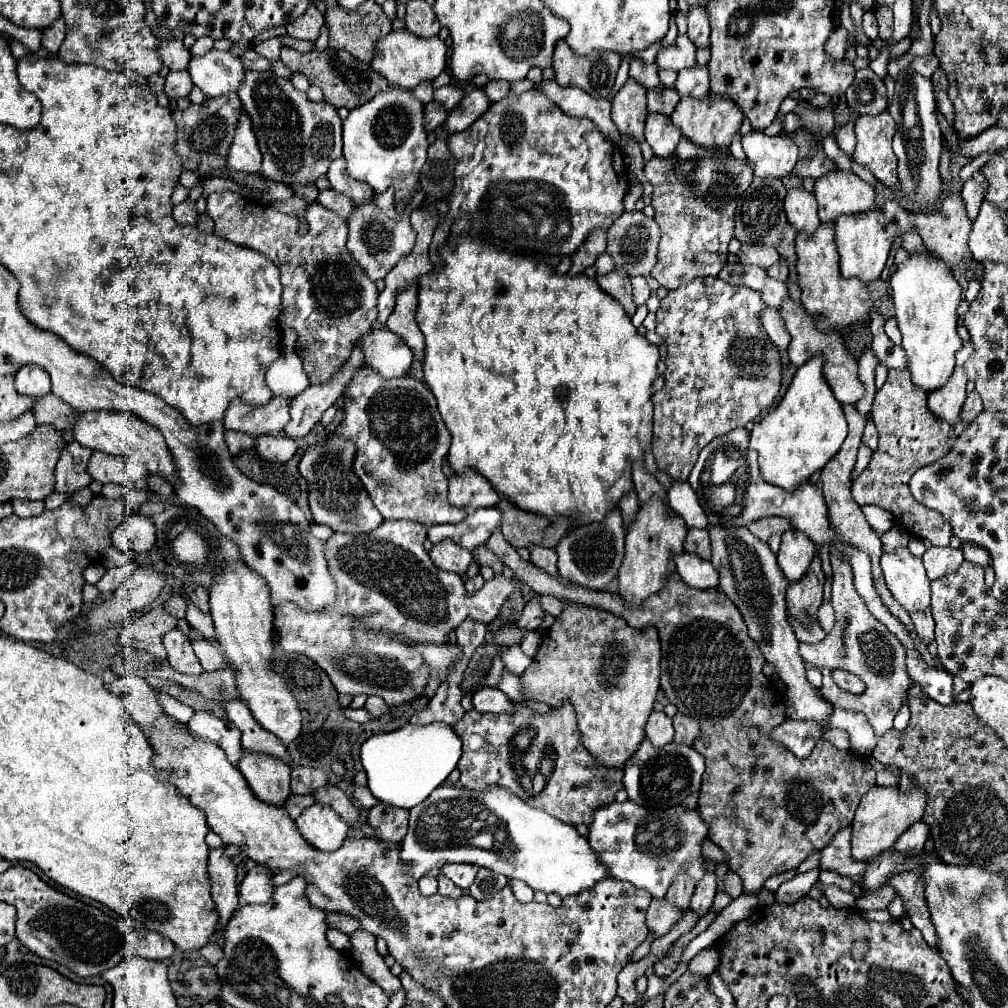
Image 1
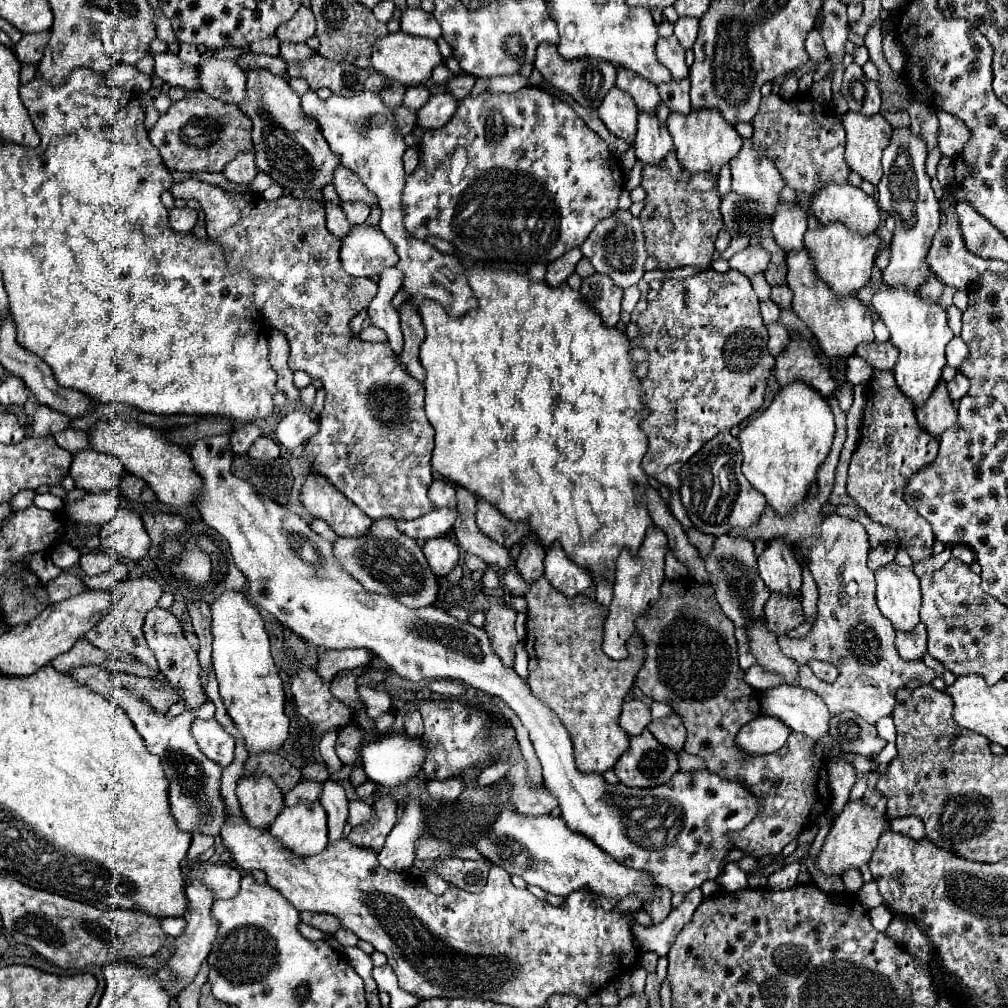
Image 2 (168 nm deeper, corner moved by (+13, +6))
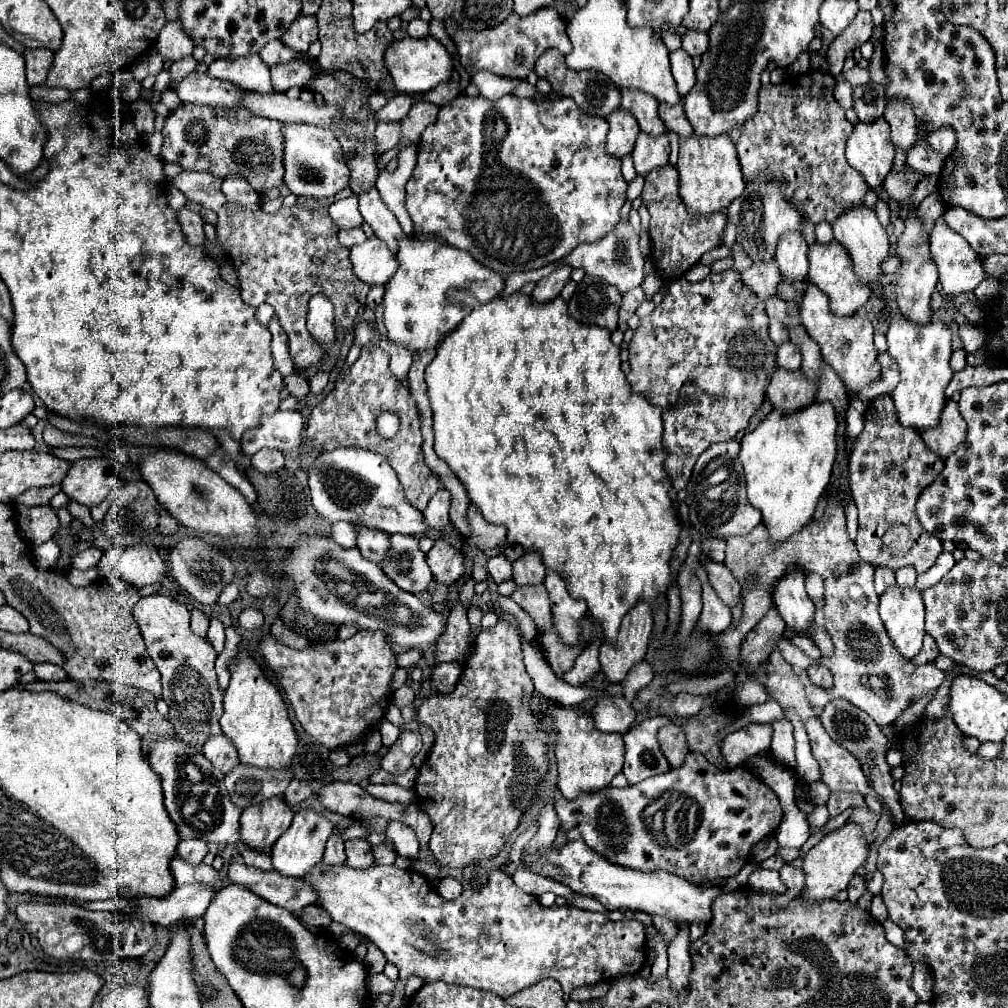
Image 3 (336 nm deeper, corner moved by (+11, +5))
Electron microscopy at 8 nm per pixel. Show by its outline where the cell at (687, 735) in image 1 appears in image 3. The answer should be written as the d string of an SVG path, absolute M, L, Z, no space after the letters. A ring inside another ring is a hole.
M670 723L670 725L660 727L658 741L660 741L660 749L662 749L662 753L668 759L672 769L684 765L684 759L688 755L688 745L686 745L684 729L680 725Z

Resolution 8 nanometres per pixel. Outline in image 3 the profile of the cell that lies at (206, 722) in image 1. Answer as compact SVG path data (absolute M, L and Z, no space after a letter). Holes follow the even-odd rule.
M218 735L206 741L202 755L224 775L230 773L240 763L236 757L236 749L232 747L232 741L228 741L228 737L224 735Z

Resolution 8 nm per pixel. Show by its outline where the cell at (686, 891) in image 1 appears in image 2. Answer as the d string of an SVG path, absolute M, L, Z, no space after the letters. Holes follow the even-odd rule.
M656 888L654 896L644 904L644 910L654 918L656 924L662 922L670 914L672 910L670 898L672 898L672 892L668 888Z

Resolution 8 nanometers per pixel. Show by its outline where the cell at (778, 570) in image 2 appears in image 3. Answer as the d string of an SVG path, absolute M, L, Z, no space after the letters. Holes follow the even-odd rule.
M802 571L780 577L772 595L774 595L774 605L778 613L786 621L786 627L794 629L800 635L812 627L816 607L804 589Z

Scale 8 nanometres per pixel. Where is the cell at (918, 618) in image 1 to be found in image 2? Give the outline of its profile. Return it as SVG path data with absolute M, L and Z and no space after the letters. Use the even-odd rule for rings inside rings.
M920 622L910 636L906 636L906 632L896 632L896 650L904 660L922 658L926 652L926 626Z

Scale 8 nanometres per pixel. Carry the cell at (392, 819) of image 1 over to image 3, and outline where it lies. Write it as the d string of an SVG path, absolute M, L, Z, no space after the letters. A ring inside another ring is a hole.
M356 839L356 841L348 841L346 843L346 857L348 857L348 865L354 869L368 869L374 859L370 855L370 843L366 839Z

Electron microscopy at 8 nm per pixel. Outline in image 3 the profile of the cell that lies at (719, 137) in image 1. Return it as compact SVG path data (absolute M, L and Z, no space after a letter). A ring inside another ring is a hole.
M728 135L720 137L688 137L680 139L680 157L678 157L678 173L680 173L680 197L692 217L712 215L716 211L726 209L736 197L744 193L744 177L740 173L736 147Z

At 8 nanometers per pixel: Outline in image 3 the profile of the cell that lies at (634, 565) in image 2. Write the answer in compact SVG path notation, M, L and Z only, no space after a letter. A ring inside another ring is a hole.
M636 603L622 619L618 643L604 643L600 647L600 669L610 683L622 683L630 669L644 659L652 623L654 617L650 605Z

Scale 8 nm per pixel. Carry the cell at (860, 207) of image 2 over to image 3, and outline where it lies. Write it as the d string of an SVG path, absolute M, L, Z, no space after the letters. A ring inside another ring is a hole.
M866 205L862 207L856 207L856 209L848 209L842 217L838 217L834 223L832 223L832 229L834 229L834 237L838 243L844 245L844 249L848 251L852 263L854 263L854 273L856 273L856 279L860 285L866 285L874 295L882 297L884 295L884 283L882 283L882 277L884 277L884 271L882 271L882 261L888 257L888 235L884 231L884 227L880 225L876 213L872 209L868 209Z

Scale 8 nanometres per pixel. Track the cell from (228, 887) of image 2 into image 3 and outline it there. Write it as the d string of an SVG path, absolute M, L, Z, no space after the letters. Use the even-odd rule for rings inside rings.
M174 857L170 861L170 871L174 877L174 887L172 893L168 893L168 897L132 897L130 903L136 905L136 909L130 913L142 921L150 921L154 925L162 925L162 927L170 927L178 921L188 921L188 919L196 919L200 915L206 913L208 903L212 901L212 897L216 895L216 889L220 887L220 875L218 871L214 871L212 867L200 863L200 865L190 865L186 861L182 861L180 857Z

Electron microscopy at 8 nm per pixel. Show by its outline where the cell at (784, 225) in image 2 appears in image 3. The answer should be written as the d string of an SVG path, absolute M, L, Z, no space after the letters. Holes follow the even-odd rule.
M786 233L776 249L774 261L780 267L780 273L786 281L804 281L808 275L808 245L802 233Z

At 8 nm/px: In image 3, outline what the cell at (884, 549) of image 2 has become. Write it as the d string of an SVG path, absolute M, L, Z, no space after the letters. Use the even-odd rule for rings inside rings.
M876 567L874 585L876 585L876 593L878 593L878 595L884 595L884 593L888 591L888 587L896 585L894 571L892 571L892 569L886 569L886 567Z

